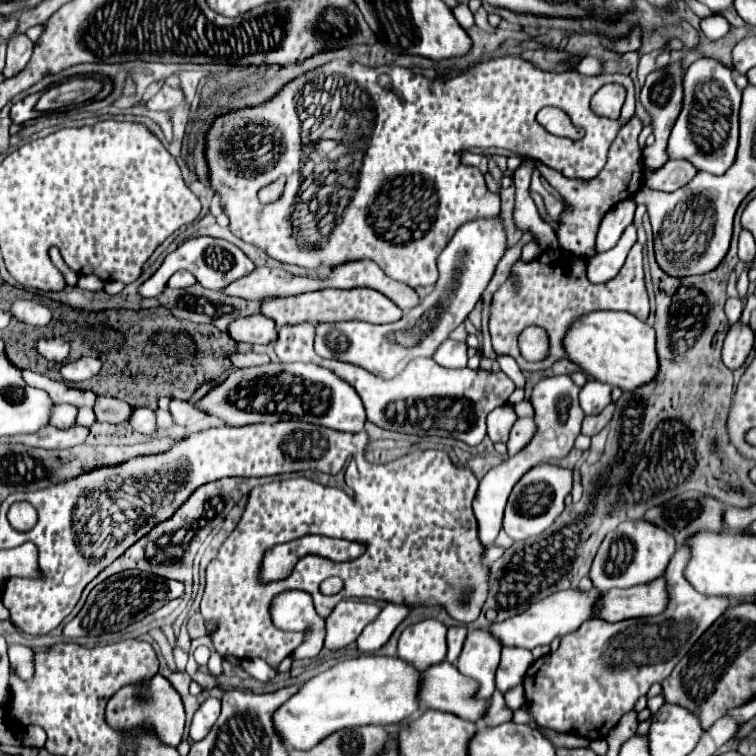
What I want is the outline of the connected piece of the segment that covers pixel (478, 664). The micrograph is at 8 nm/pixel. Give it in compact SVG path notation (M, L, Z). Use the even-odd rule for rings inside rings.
M474 630L468 634L464 642L464 650L458 658L460 674L476 680L480 686L476 690L476 698L488 700L494 694L494 672L500 660L500 642L492 638L486 630Z

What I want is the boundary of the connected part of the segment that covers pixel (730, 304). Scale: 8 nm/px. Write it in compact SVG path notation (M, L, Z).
M728 298L726 300L726 306L724 306L724 312L728 316L728 322L730 324L736 324L740 320L740 314L744 310L744 302L740 298Z

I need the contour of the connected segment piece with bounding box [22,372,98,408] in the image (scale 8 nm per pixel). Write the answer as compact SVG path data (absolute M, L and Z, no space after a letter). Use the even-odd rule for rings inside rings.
M22 372L22 376L26 378L28 384L34 384L36 388L42 388L50 394L50 398L56 404L72 404L72 406L90 406L94 408L96 404L96 394L92 394L92 390L78 390L72 386L66 386L64 382L56 382L50 380L46 376L38 376L36 372Z

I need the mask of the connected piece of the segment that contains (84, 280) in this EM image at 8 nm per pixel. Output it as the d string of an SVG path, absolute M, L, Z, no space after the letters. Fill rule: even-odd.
M80 276L78 286L82 290L104 290L104 282L100 278L96 278L96 276Z

